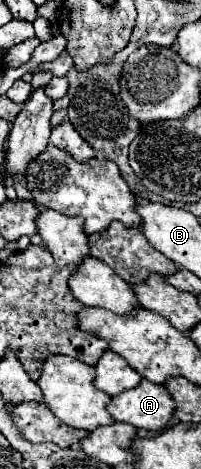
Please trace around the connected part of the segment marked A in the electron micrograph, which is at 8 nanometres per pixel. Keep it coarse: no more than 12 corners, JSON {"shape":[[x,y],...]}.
{"shape":[[147,379],[111,397],[115,421],[147,431],[163,429],[175,403]]}

